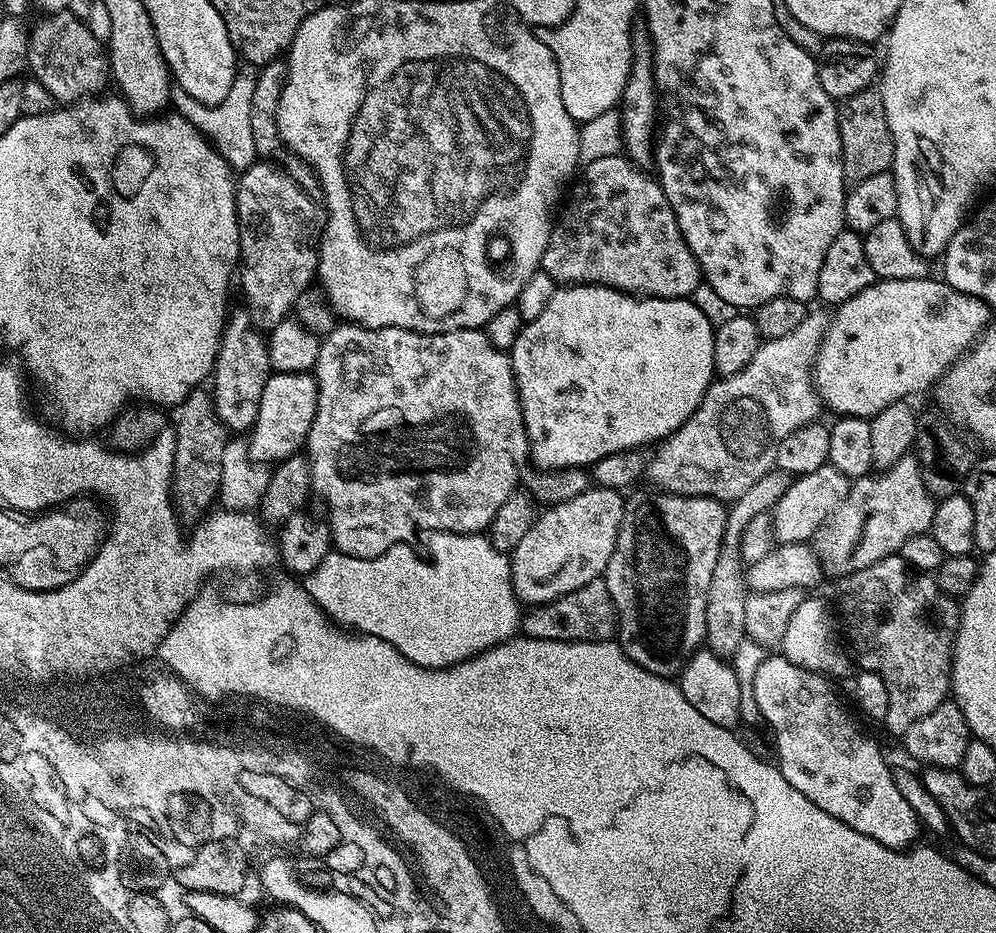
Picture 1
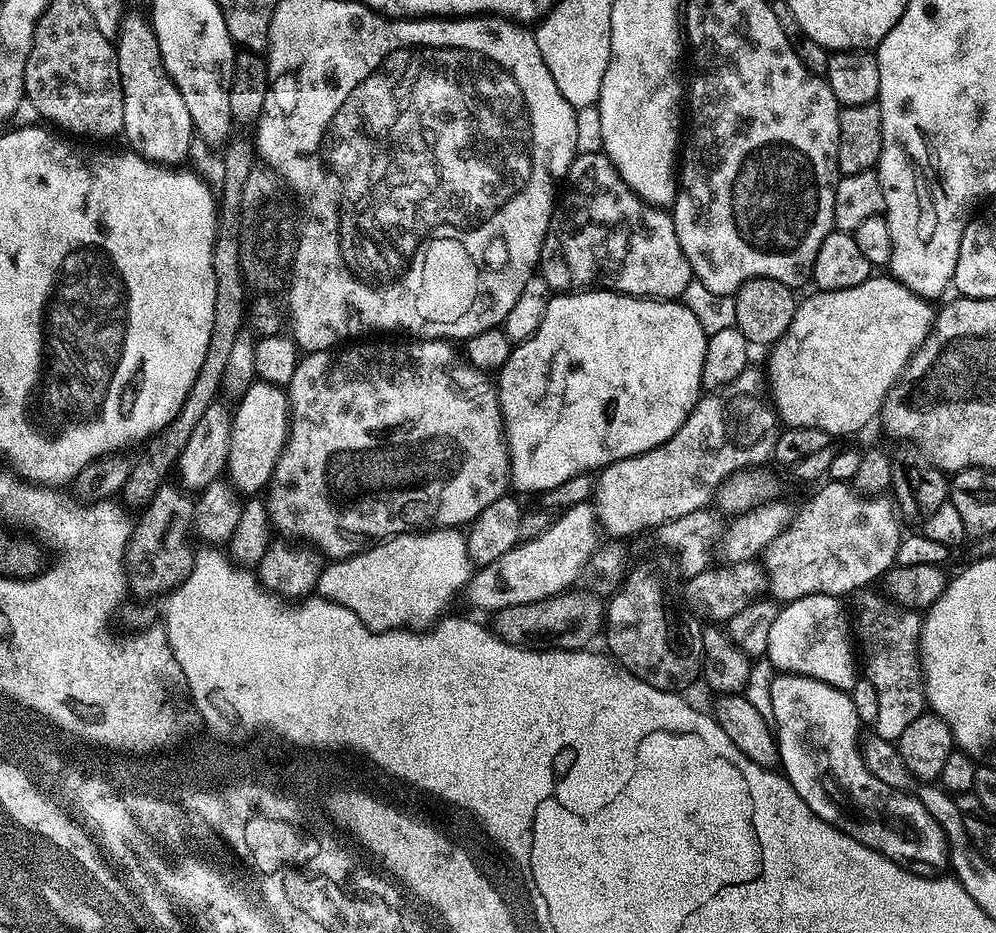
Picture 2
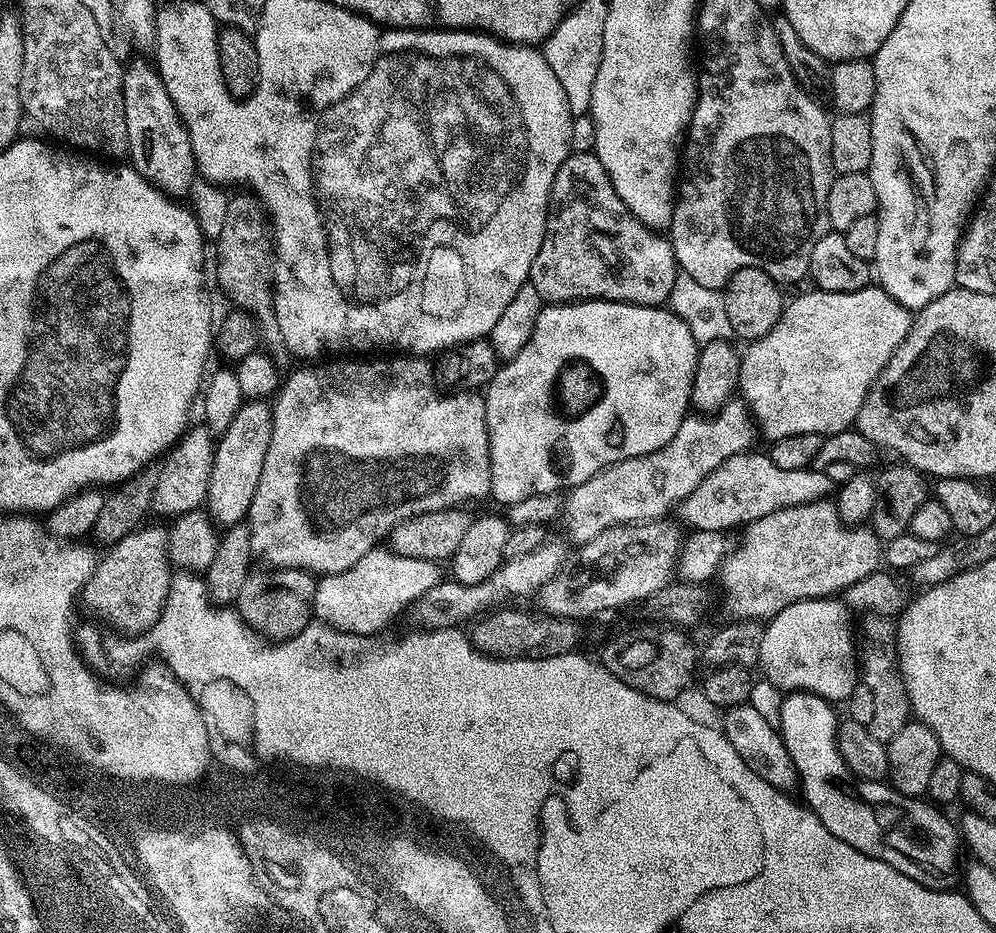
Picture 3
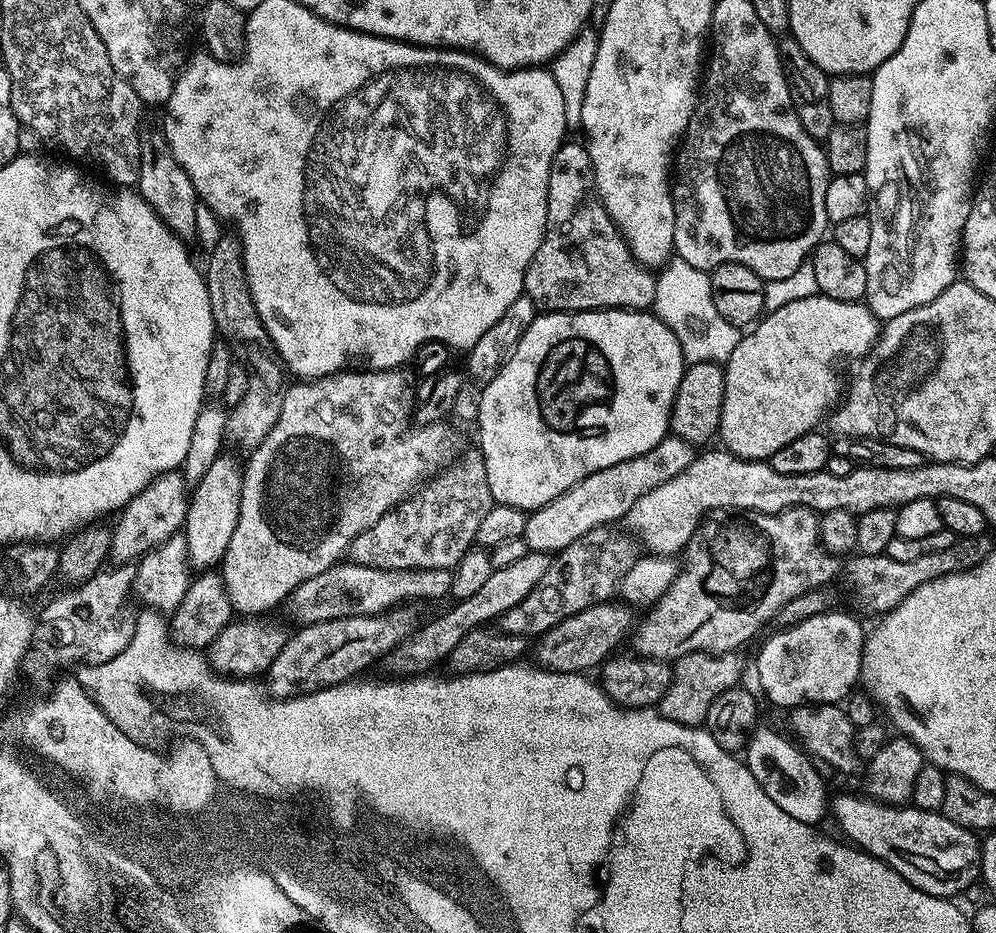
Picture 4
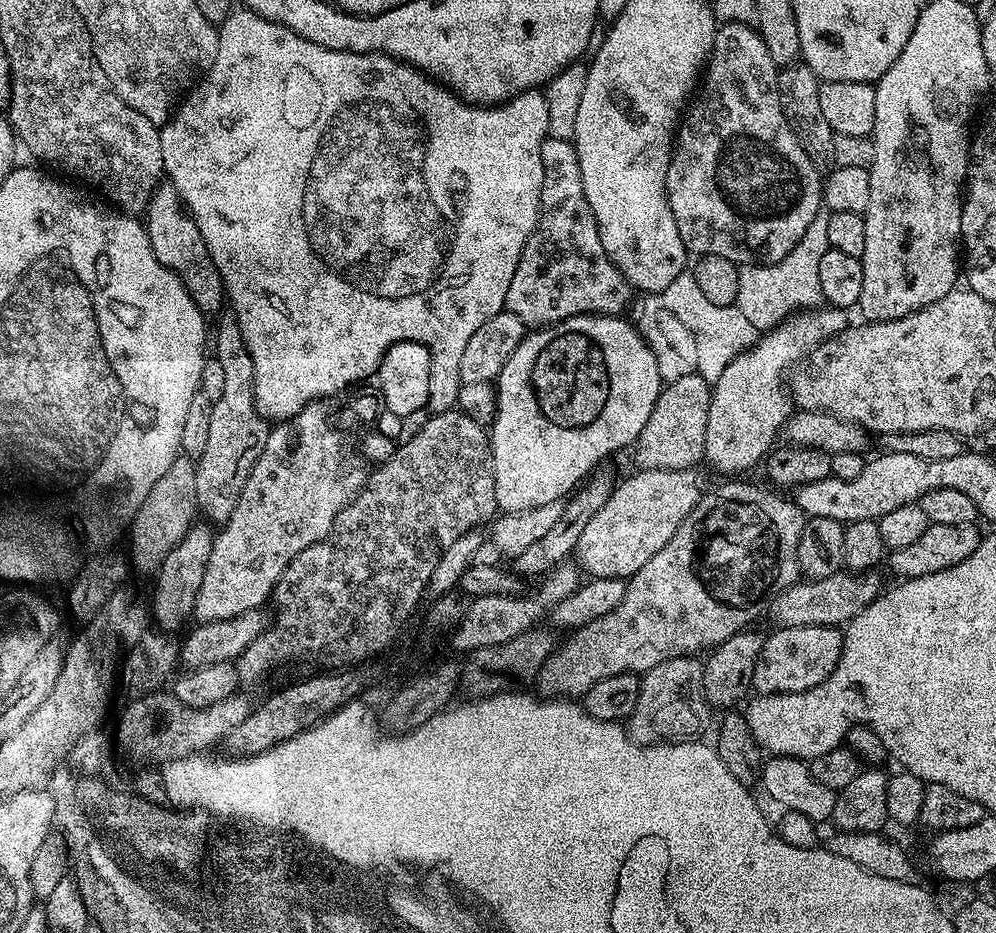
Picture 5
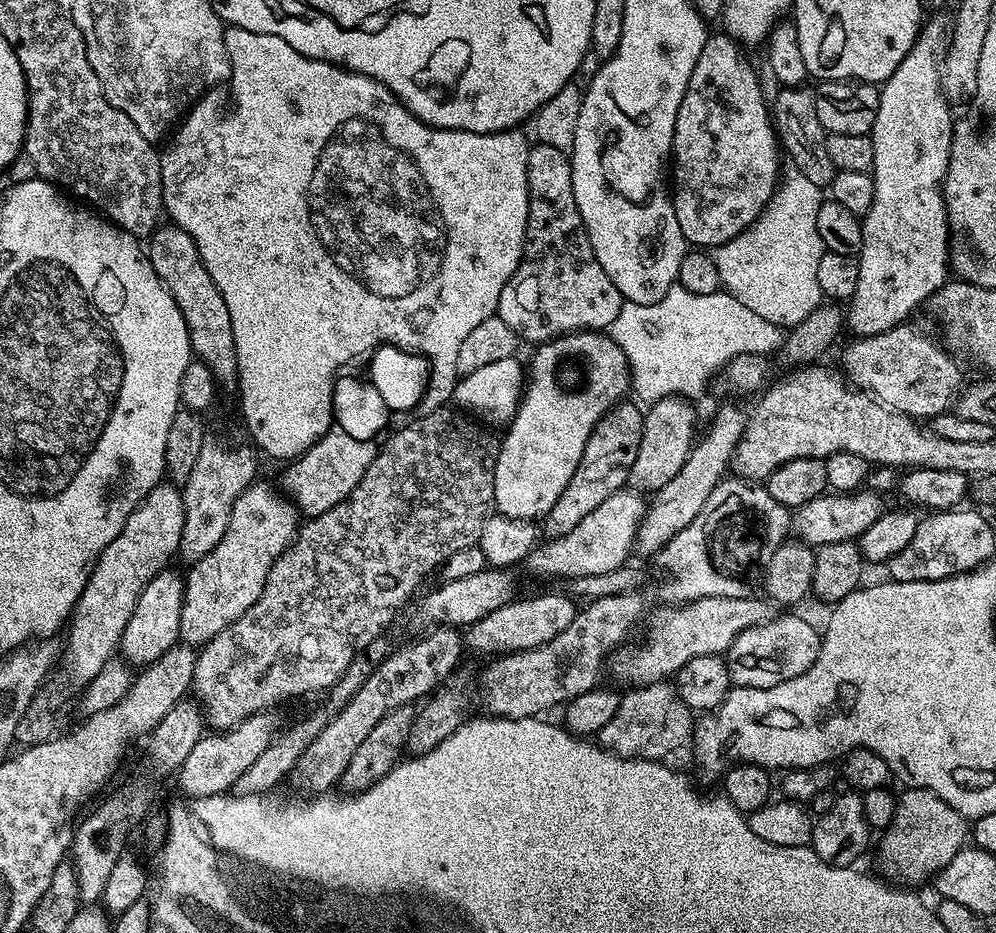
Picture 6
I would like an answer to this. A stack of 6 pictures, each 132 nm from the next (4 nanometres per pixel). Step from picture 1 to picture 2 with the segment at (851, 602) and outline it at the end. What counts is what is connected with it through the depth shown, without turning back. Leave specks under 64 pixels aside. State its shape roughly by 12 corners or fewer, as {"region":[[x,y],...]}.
{"region":[[851,593],[875,735],[899,741],[925,715],[917,609]]}

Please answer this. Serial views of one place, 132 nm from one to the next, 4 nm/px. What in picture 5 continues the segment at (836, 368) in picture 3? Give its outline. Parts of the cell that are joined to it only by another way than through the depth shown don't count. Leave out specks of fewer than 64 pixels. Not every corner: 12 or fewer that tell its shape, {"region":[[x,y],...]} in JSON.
{"region":[[799,311],[711,385],[706,464],[748,472],[794,411],[784,375],[849,327]]}

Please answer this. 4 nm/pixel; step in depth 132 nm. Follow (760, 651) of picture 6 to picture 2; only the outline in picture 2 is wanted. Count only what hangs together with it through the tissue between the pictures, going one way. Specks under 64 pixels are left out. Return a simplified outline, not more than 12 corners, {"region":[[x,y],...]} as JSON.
{"region":[[826,594],[789,600],[770,630],[777,673],[851,693],[850,616]]}

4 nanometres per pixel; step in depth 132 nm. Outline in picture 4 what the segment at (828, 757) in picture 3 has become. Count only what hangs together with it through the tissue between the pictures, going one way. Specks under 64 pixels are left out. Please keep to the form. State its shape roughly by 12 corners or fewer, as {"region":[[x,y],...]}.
{"region":[[830,804],[853,845],[931,896],[980,876],[977,833],[941,811]]}

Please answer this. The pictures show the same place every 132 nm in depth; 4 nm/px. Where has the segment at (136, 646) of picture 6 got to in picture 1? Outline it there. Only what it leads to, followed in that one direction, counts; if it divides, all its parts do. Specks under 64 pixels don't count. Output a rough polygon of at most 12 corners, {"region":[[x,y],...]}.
{"region":[[273,372],[246,440],[272,466],[308,443],[315,375]]}

